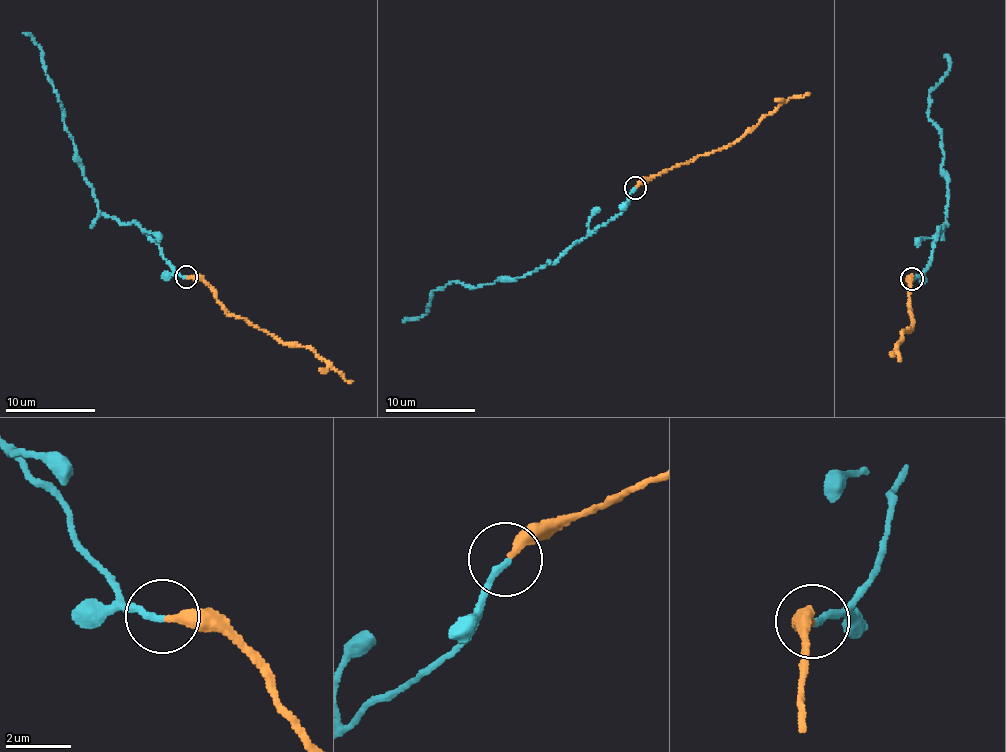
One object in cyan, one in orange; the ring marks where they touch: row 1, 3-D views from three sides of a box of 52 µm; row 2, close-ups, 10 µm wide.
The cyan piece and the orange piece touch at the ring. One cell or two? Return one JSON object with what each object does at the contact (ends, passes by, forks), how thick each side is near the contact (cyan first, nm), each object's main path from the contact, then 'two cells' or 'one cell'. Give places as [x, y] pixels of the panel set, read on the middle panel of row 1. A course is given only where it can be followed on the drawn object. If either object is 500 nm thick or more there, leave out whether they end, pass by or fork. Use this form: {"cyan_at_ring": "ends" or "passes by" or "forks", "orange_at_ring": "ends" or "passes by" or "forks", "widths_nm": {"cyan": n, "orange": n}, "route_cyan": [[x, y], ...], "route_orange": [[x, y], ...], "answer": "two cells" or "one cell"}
{"cyan_at_ring": "ends", "orange_at_ring": "ends", "widths_nm": {"cyan": 200, "orange": 320}, "route_cyan": [[635, 188], [623, 209], [549, 265], [471, 289], [450, 282], [432, 291], [427, 312], [402, 322]], "route_orange": [[635, 188], [666, 169], [730, 146], [790, 98], [810, 93]], "answer": "one cell"}

